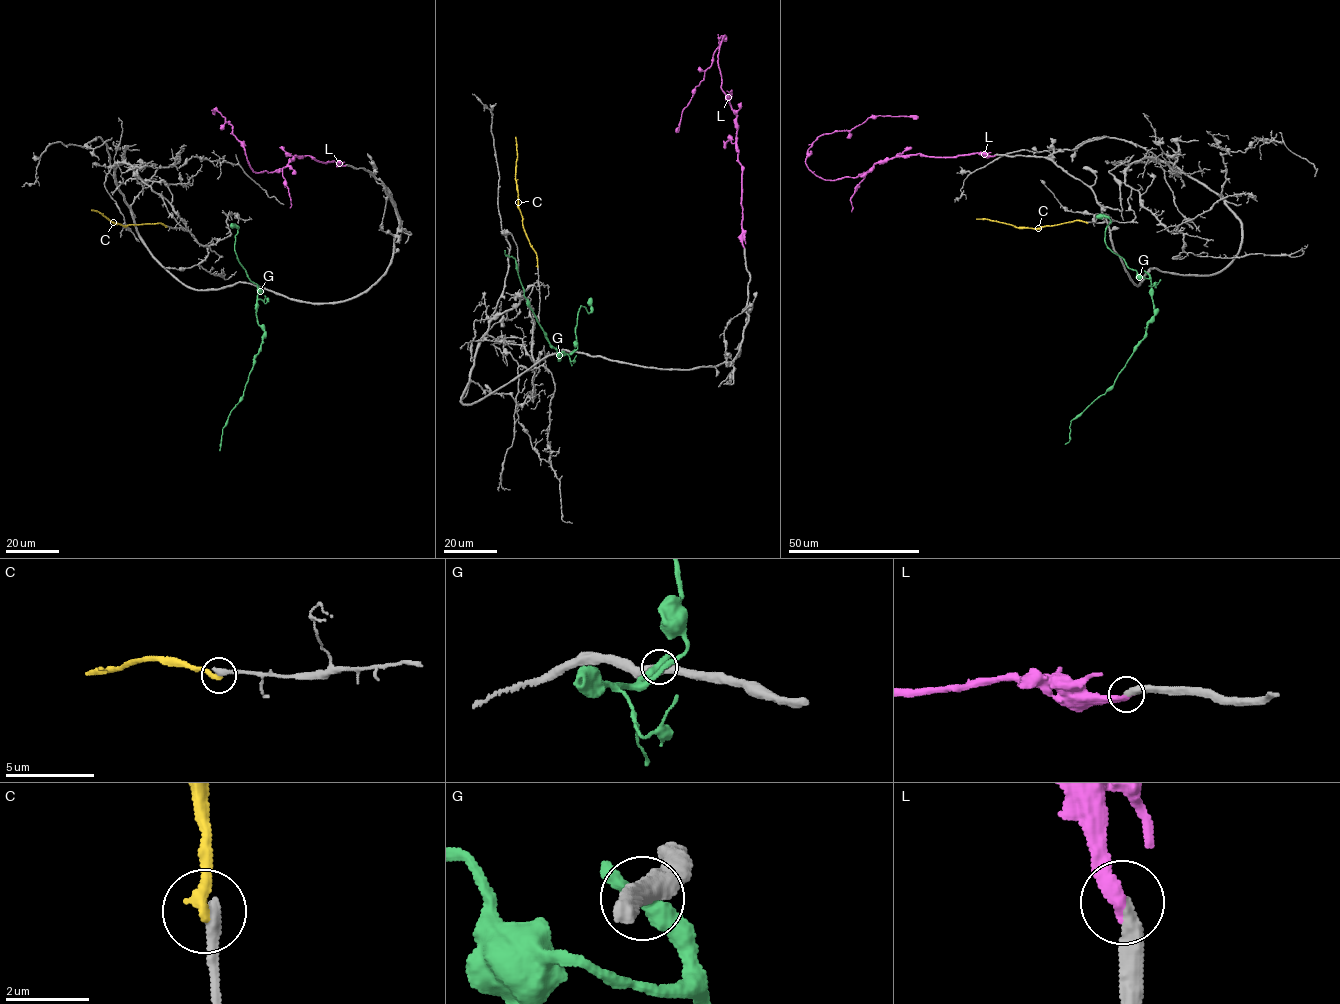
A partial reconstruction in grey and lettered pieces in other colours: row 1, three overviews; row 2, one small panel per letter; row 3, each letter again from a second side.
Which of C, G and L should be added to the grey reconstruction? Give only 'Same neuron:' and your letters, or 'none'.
Same neuron: L

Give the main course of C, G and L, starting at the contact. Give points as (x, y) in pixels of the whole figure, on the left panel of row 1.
C: (166, 226), (159, 223), (116, 224), (91, 209)
G: (258, 287), (256, 317), (264, 333), (261, 349), (255, 357), (240, 401), (232, 408), (222, 428), (220, 450)
L: (345, 165), (295, 155), (274, 171), (254, 172), (230, 122), (216, 108), (213, 113)

